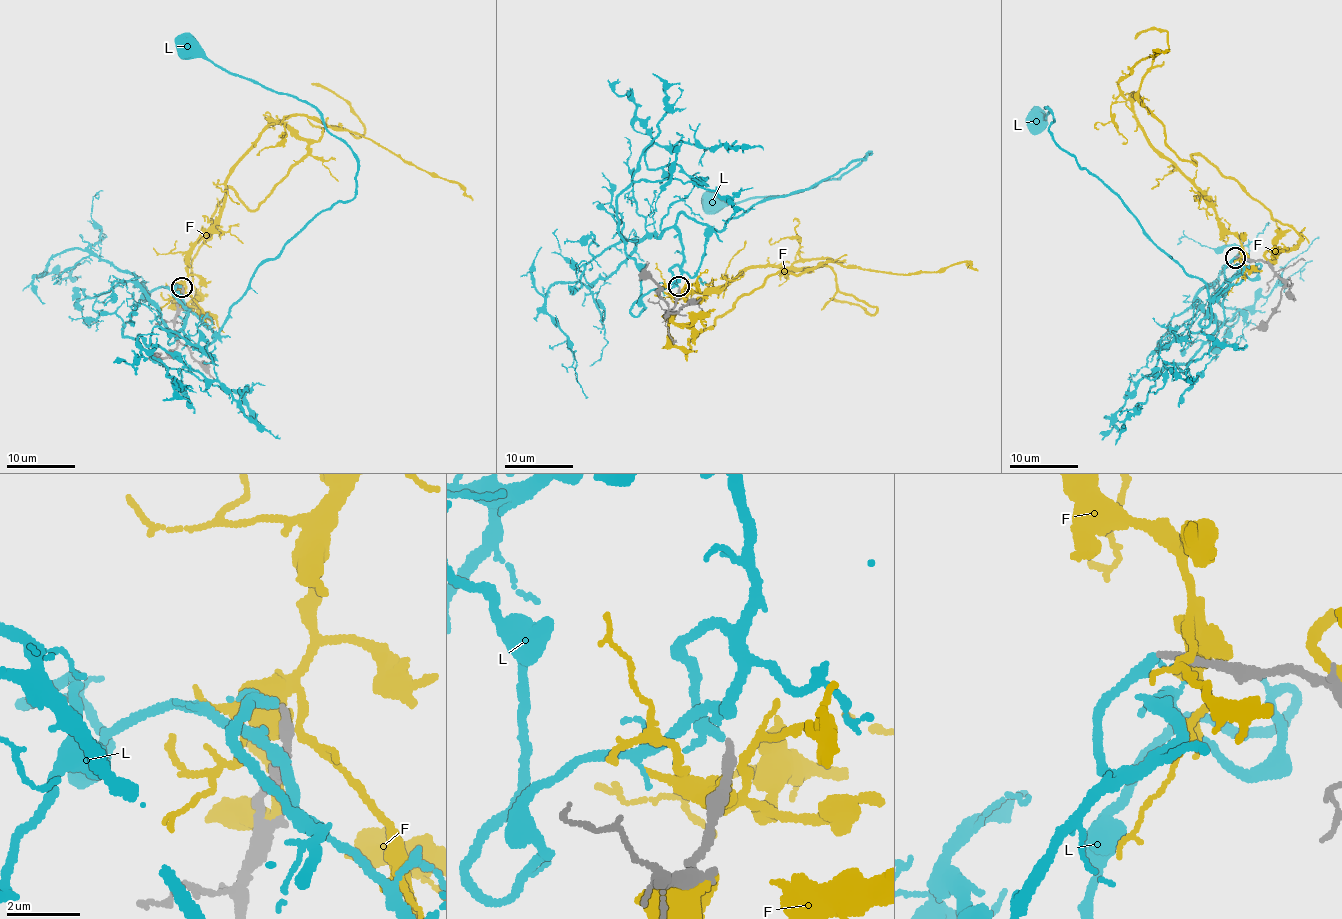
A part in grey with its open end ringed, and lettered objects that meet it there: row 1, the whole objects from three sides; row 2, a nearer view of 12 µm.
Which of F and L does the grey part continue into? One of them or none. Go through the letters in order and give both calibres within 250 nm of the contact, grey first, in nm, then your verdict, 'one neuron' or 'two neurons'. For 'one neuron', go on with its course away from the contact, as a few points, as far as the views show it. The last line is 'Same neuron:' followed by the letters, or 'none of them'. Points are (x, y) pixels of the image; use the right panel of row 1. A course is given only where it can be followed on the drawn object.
F: 320/200 nm | two neurons
L: 200/190 nm | one neuron | via (1235, 258), (1243, 280), (1209, 296), (1123, 200), (1060, 148), (1048, 127), (1052, 110), (1030, 121)
Same neuron: L

